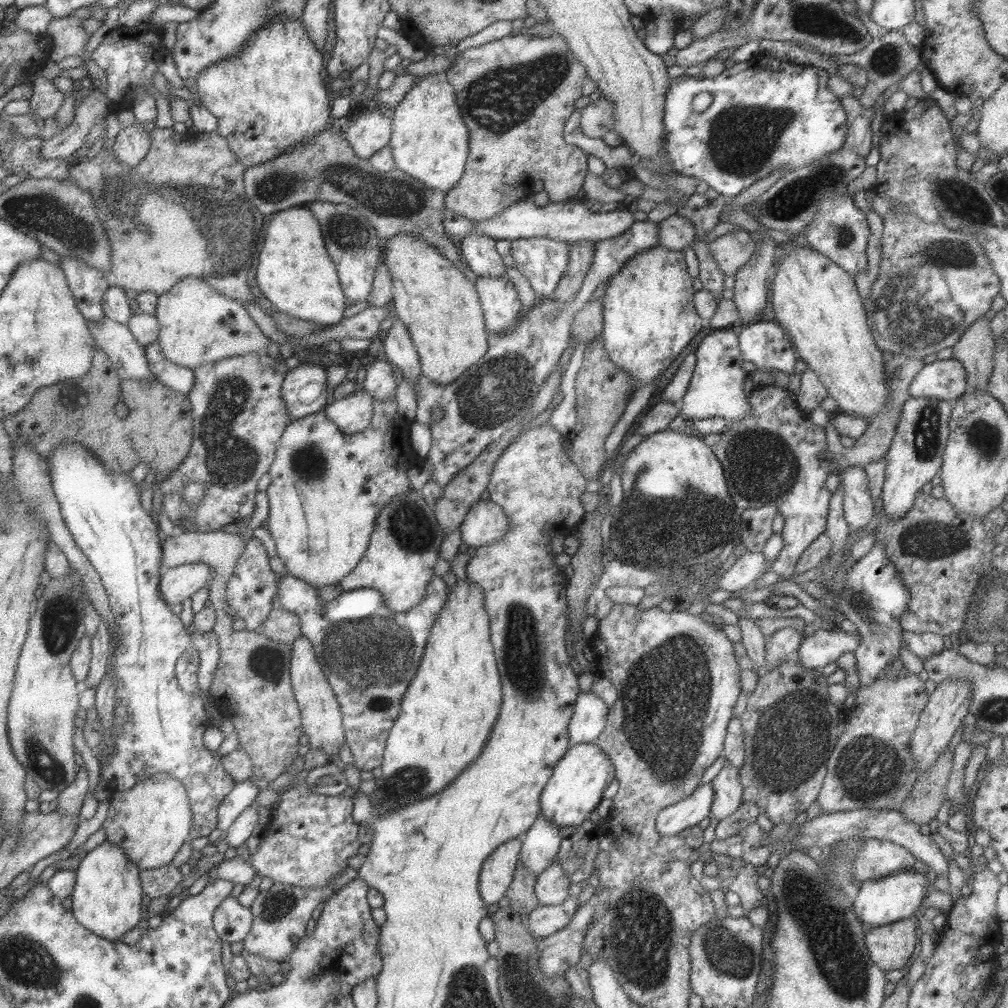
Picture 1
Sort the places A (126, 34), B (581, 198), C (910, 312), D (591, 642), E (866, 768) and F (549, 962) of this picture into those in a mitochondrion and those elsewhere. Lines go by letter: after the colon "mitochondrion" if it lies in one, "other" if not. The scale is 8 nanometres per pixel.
A: other
B: other
C: mitochondrion
D: other
E: mitochondrion
F: other

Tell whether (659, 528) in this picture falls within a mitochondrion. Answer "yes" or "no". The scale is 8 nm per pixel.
yes

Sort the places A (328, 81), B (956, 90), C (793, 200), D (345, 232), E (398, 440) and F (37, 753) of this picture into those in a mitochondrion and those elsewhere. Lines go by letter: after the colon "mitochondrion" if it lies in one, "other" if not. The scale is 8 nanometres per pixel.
A: other
B: other
C: mitochondrion
D: mitochondrion
E: other
F: mitochondrion

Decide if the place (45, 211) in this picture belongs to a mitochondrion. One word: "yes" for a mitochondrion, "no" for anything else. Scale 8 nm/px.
yes

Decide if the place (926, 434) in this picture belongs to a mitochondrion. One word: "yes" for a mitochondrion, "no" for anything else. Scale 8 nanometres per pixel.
yes

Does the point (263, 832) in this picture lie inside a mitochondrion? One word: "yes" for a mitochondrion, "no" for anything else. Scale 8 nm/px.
no

